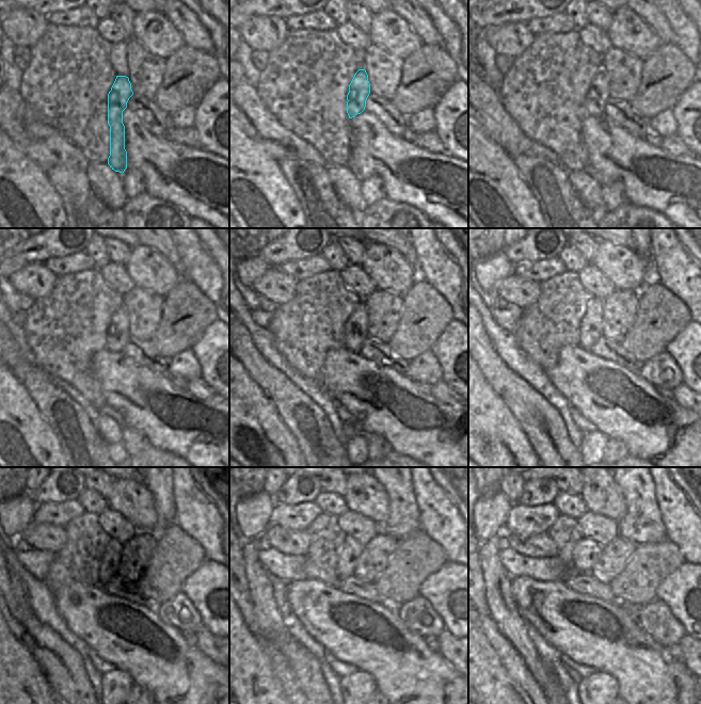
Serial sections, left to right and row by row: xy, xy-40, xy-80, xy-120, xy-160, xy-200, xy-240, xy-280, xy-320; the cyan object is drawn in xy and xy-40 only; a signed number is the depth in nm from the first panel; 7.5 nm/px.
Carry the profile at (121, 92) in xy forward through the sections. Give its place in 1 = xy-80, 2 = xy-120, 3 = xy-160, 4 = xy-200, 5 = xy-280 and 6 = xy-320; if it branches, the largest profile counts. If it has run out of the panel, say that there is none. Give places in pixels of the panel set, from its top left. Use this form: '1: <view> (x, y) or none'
1: xy-80 (598, 94)
2: xy-120 (118, 329)
3: xy-160 (355, 328)
4: xy-200 (591, 326)
5: xy-280 (351, 550)
6: xy-320 (586, 553)

